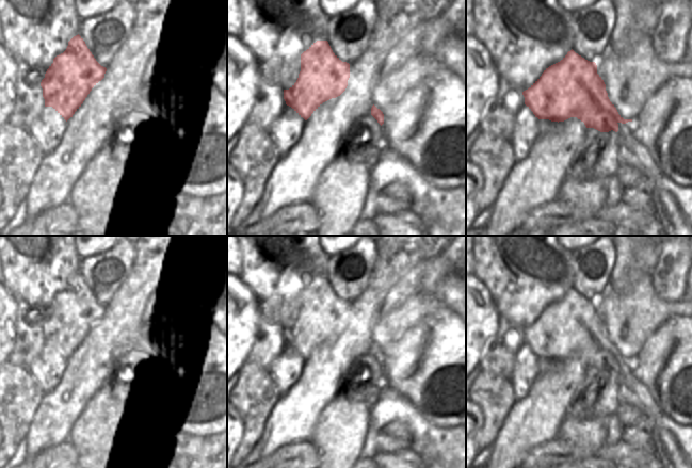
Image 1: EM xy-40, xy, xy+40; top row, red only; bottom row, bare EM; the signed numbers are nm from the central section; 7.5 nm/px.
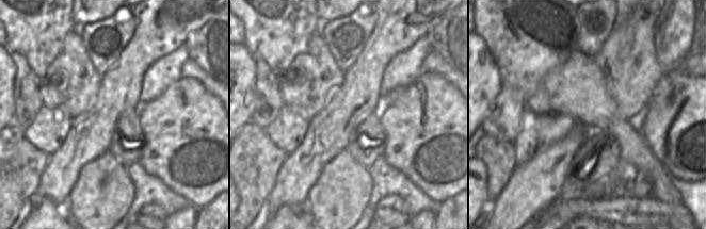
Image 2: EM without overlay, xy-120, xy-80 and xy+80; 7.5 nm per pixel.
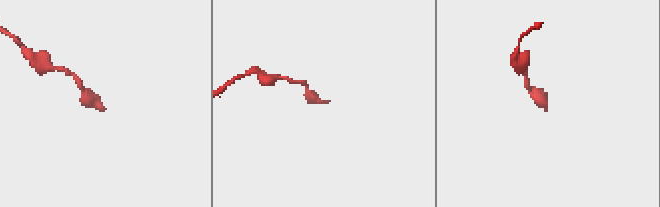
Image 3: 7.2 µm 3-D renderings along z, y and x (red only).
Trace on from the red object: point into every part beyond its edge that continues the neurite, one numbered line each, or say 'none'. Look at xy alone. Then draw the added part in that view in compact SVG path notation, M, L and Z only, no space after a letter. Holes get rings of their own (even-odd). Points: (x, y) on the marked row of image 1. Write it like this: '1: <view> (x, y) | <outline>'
none

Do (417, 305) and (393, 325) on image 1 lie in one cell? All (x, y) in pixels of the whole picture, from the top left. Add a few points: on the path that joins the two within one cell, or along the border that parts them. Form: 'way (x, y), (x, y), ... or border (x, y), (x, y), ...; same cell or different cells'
way (412, 310), (399, 321); same cell

